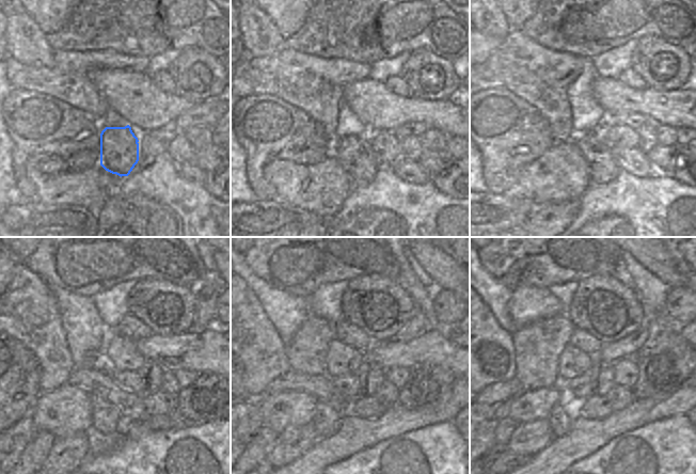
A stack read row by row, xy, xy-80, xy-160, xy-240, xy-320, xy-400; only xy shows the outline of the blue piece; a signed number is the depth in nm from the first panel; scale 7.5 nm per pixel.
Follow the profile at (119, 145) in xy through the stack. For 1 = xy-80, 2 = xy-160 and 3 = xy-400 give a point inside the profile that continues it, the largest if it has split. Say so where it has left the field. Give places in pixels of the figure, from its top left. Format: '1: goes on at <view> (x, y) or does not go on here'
1: goes on at xy-80 (356, 153)
2: goes on at xy-160 (595, 146)
3: goes on at xy-400 (597, 407)

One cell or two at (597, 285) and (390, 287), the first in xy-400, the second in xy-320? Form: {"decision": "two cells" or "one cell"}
{"decision": "one cell"}

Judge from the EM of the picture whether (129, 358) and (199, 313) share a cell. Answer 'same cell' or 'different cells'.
different cells

